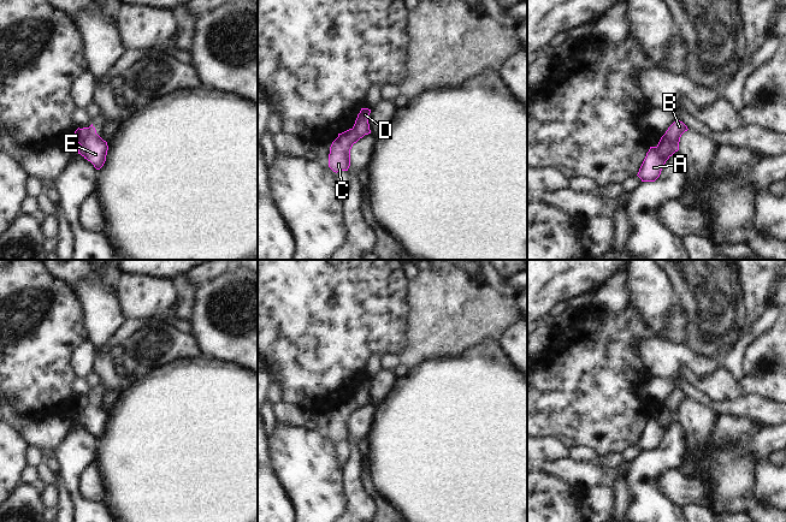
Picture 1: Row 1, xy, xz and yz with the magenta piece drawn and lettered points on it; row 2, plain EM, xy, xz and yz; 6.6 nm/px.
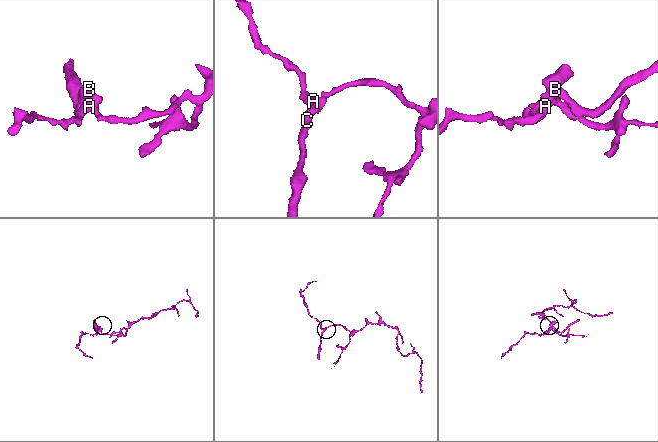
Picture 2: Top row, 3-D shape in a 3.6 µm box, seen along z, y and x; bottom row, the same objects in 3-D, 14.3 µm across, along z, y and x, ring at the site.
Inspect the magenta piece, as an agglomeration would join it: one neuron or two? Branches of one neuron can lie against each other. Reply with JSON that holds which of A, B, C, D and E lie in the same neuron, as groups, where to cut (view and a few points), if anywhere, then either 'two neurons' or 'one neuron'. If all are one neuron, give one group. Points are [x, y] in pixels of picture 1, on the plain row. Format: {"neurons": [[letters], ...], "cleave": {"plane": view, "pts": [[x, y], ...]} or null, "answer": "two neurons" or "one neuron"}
{"neurons": [["A", "D", "E"], ["B", "C"]], "cleave": {"plane": "yz", "pts": [[665, 403], [677, 420]]}, "answer": "two neurons"}

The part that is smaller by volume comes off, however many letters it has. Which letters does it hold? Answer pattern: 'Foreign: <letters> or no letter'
Foreign: B, C

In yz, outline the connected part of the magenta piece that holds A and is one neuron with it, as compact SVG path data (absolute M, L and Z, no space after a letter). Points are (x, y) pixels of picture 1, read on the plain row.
M663 404L656 416L650 416L637 445L642 451L655 451L660 446L666 431L675 421L668 407Z

